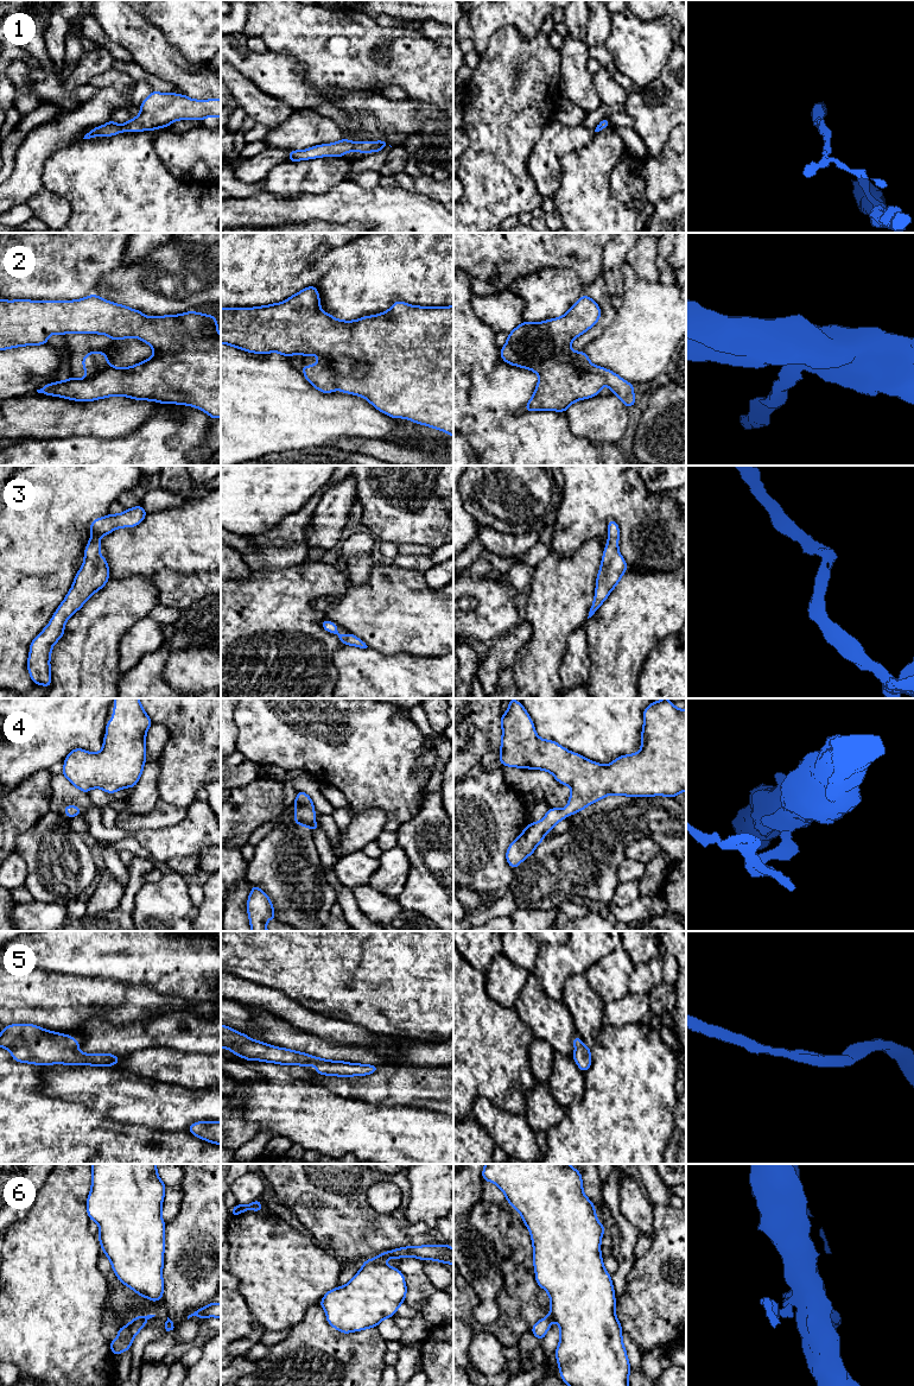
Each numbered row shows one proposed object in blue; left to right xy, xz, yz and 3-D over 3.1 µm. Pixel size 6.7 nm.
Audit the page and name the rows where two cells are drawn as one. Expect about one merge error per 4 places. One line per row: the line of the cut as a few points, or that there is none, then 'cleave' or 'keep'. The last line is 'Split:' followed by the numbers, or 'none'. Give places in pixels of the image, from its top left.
1: cut none; keep
2: cut yz (570, 353), (570, 360), (581, 371), (600, 373), (605, 384); cleave
3: cut none; keep
4: cut none; keep
5: cut none; keep
6: cut xz (370, 1259), (379, 1260); cleave
Split: 2, 6

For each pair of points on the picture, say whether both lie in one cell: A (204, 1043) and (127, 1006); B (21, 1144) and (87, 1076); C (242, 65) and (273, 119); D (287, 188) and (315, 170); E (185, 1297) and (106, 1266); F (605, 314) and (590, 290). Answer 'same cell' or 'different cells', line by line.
A: different cells
B: different cells
C: different cells
D: same cell
E: different cells
F: same cell

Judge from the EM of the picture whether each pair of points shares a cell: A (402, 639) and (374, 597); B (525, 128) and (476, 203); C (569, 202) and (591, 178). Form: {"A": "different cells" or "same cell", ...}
{"A": "same cell", "B": "same cell", "C": "same cell"}

